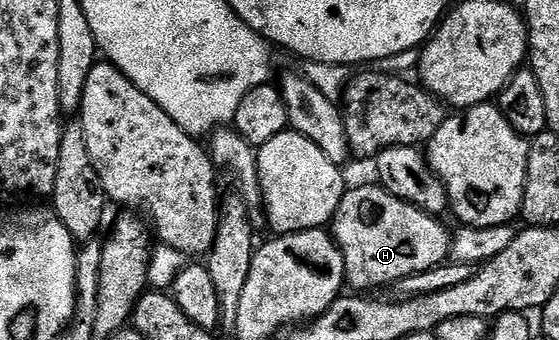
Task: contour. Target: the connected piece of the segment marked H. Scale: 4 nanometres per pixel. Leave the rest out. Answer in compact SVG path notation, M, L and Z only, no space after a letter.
M377 183L362 184L359 188L351 187L342 196L340 206L332 221L334 240L344 254L346 284L354 290L378 290L381 284L393 286L400 278L411 276L414 272L423 272L443 263L450 255L451 229L442 225L437 216L429 216L416 206L388 194Z

